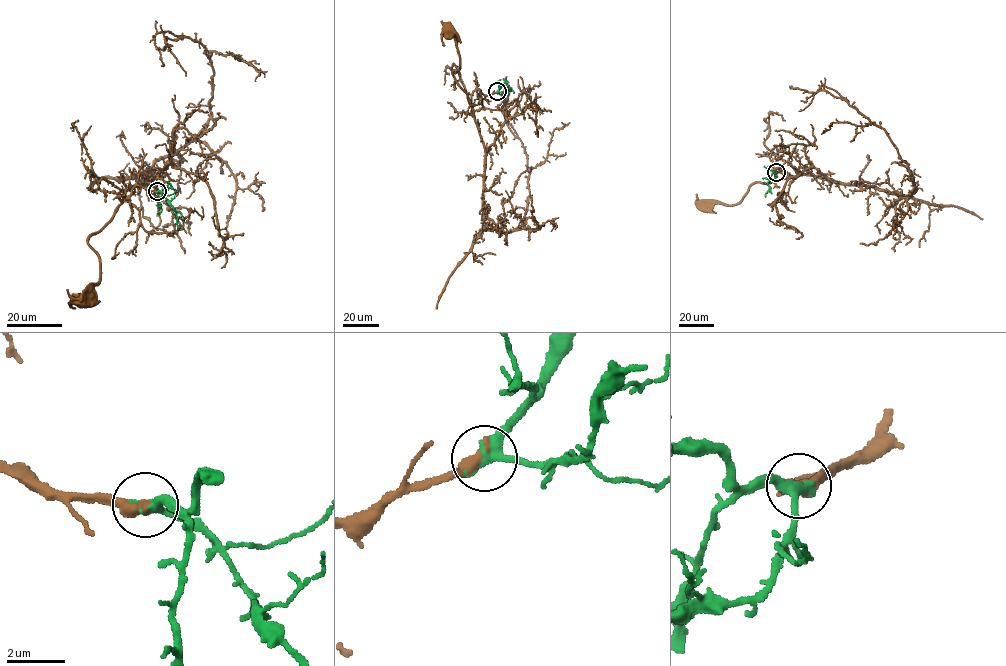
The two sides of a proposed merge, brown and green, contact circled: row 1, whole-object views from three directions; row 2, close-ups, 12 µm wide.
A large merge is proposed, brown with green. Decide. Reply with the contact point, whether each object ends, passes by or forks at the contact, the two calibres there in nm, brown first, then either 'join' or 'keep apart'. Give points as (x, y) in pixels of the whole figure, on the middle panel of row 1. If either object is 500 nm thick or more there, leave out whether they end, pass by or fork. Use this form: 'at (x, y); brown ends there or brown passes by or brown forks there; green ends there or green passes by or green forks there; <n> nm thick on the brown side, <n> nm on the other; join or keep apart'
at (497, 91); brown ends there; green passes by; 480 nm thick on the brown side, 360 nm on the other; join

